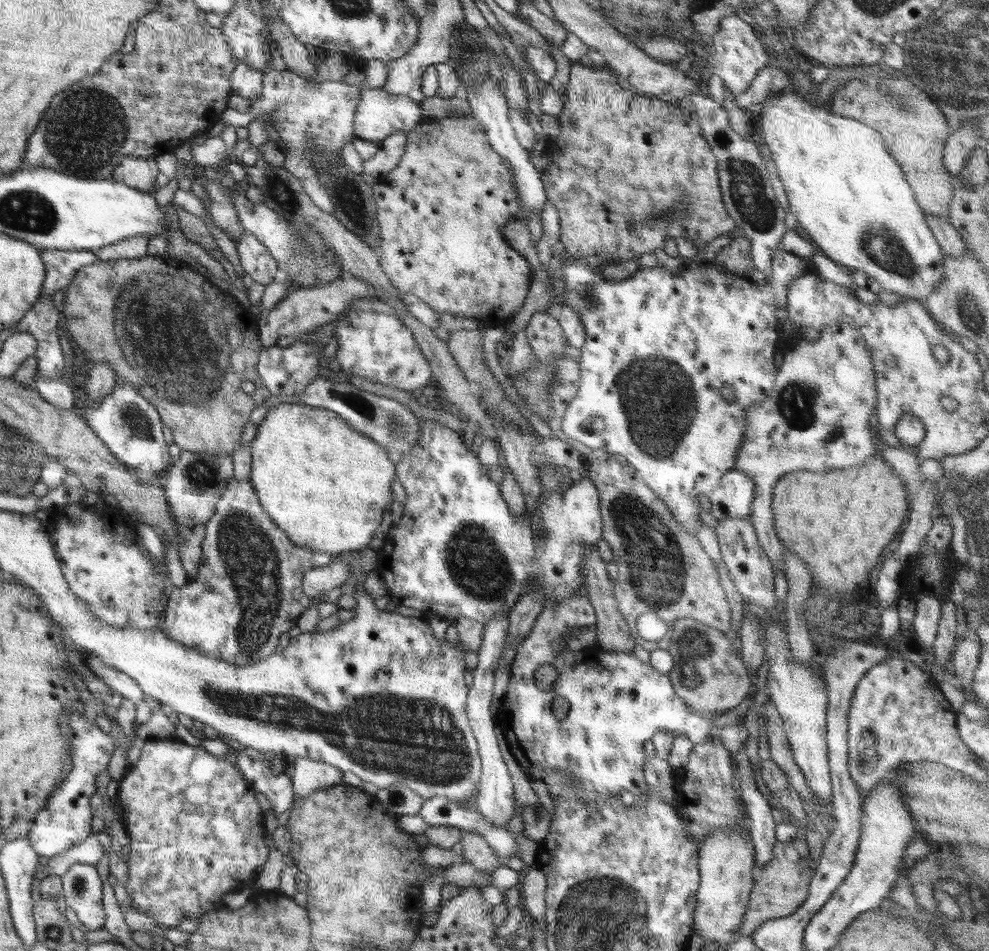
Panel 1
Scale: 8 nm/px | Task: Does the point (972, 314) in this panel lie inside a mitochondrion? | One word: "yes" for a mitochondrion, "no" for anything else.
yes

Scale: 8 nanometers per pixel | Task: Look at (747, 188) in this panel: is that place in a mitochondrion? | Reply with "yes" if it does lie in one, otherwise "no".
yes

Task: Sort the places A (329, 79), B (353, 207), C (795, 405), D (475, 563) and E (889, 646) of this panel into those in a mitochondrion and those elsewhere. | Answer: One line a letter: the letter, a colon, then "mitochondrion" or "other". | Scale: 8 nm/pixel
A: other
B: mitochondrion
C: mitochondrion
D: mitochondrion
E: other

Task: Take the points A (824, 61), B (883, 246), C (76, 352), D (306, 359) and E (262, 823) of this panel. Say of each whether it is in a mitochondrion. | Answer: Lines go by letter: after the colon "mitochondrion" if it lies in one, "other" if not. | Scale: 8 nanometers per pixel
A: other
B: mitochondrion
C: other
D: other
E: other

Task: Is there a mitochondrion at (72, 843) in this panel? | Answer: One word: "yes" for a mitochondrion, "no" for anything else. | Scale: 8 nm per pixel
no

